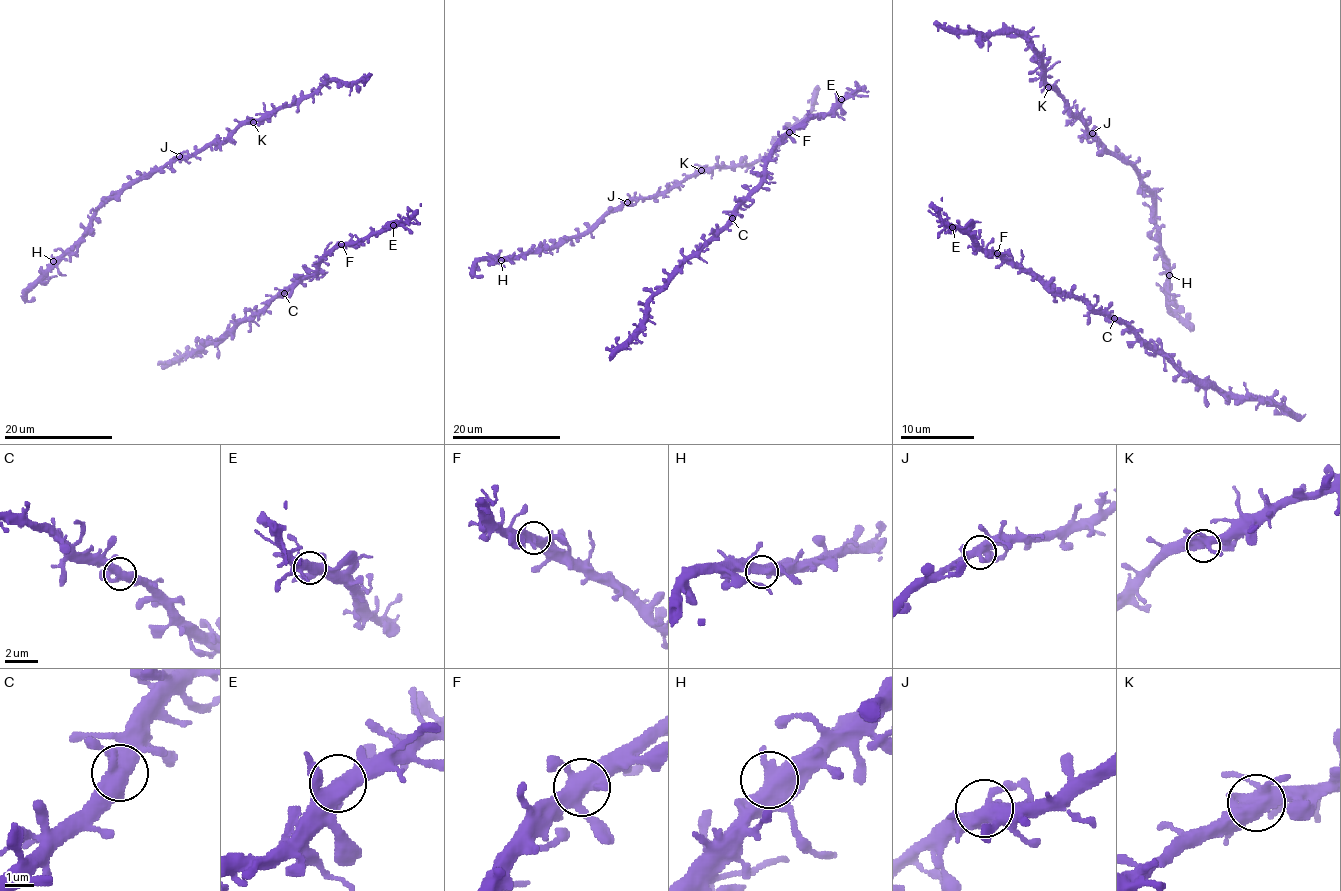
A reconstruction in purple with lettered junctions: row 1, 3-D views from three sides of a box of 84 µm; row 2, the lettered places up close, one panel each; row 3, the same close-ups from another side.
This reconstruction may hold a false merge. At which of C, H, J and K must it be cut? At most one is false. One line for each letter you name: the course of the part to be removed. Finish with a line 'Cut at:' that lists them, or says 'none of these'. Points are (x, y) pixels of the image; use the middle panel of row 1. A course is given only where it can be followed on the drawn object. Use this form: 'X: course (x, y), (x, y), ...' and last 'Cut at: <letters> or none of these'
Cut at: none of these

